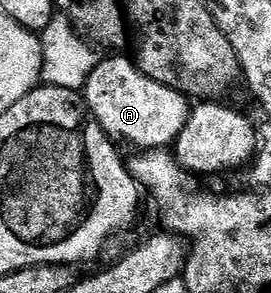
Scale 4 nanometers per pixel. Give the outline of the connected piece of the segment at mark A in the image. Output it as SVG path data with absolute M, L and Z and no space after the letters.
M108 55L100 59L85 80L82 100L89 114L113 142L125 141L133 145L133 150L175 146L193 111L189 98L175 85L163 85L150 79L150 75L141 71L131 56L120 56L124 55Z

